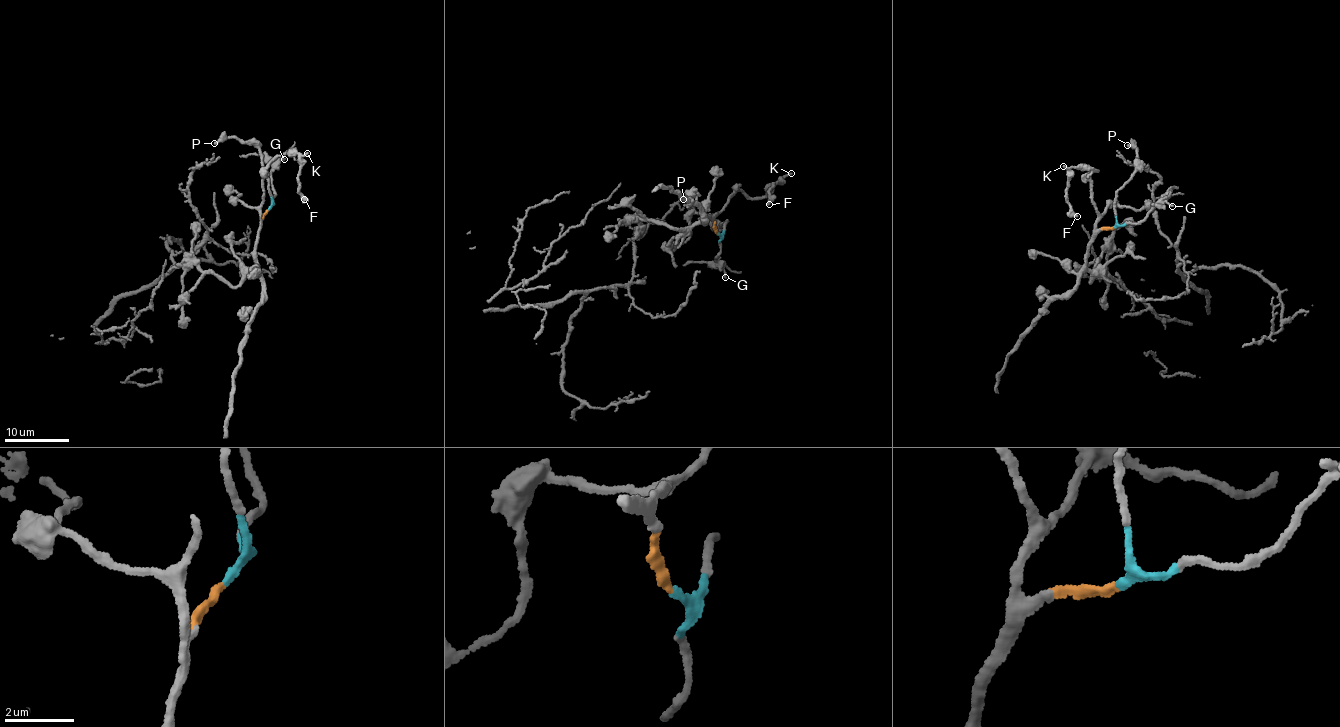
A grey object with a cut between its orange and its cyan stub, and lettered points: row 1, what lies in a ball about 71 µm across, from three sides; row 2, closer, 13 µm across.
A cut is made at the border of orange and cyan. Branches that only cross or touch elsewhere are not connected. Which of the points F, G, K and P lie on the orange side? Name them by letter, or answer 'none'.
F, K

